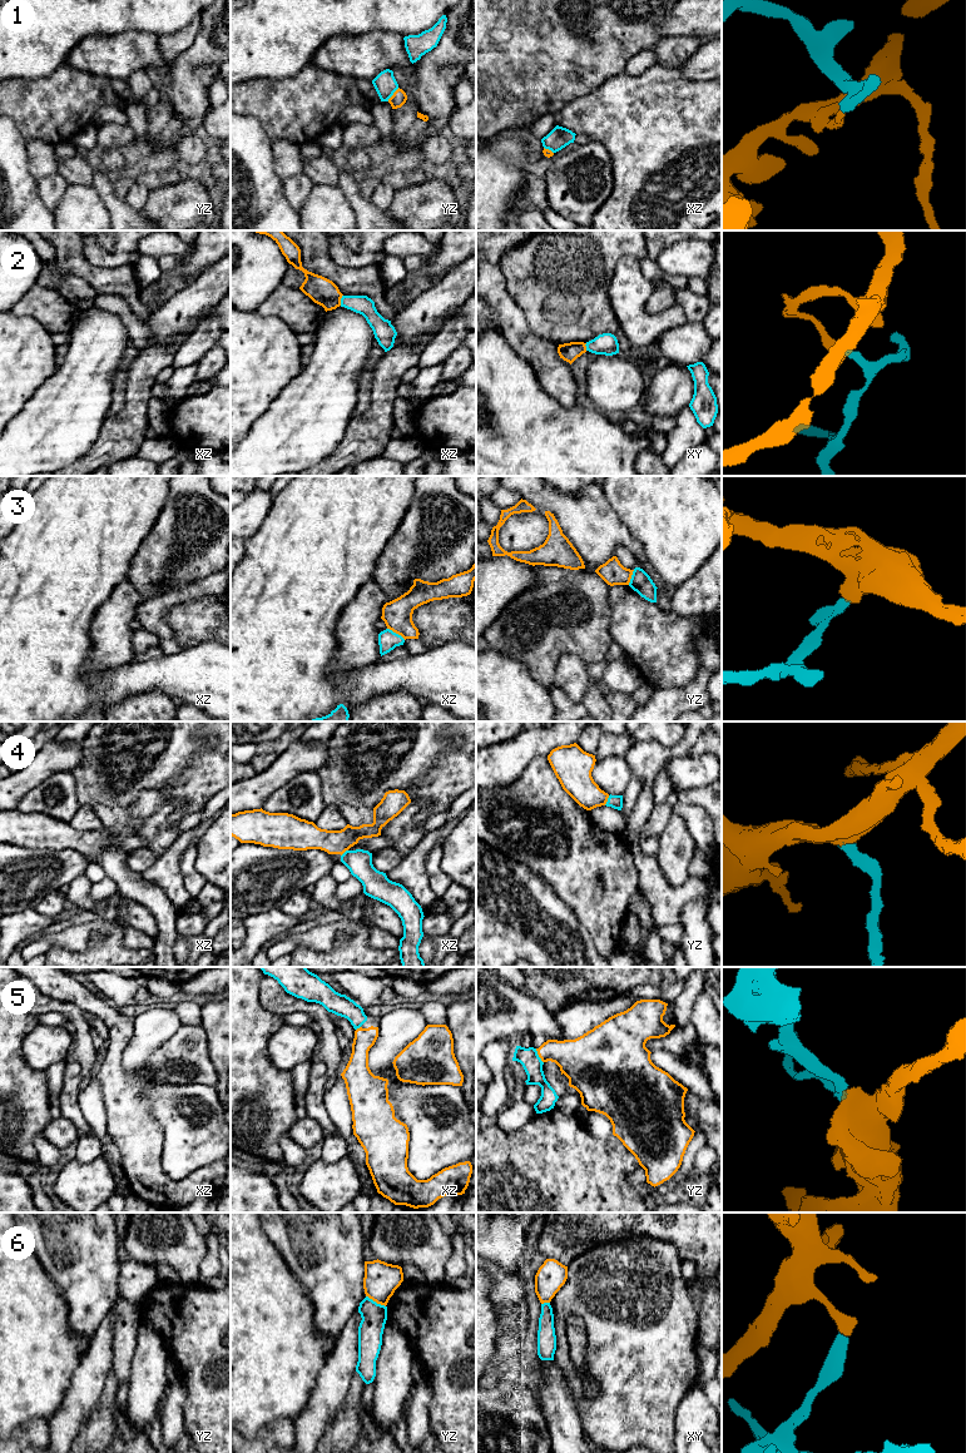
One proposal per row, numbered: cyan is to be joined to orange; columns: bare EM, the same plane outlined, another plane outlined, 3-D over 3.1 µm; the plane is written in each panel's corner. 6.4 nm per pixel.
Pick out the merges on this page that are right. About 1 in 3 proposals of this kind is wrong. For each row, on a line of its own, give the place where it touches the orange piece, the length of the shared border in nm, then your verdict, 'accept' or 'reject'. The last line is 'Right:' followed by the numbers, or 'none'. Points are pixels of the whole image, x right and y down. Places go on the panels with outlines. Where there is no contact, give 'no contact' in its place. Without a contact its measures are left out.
1: yz (394, 94) | 120 nm | reject
2: xz (340, 299) | 70 nm | reject
3: xz (396, 633) | 140 nm | reject
4: yz (607, 801) | 70 nm | accept
5: yz (539, 1056) | 110 nm | accept
6: yz (376, 1302) | 150 nm | reject
Right: 4, 5

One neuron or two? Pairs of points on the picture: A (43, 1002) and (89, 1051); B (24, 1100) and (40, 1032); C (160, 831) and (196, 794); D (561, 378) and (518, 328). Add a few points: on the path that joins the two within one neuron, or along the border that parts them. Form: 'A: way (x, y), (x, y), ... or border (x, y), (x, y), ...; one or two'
A: way (59, 1007), (67, 1008), (80, 1022), (83, 1035); one
B: border (24, 1039), (23, 1059), (31, 1067), (44, 1071); two
C: way (162, 818), (183, 794); one
D: way (549, 366), (524, 341); one

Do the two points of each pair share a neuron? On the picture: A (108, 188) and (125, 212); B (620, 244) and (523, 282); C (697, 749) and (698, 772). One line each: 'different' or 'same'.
A: same
B: same
C: different

